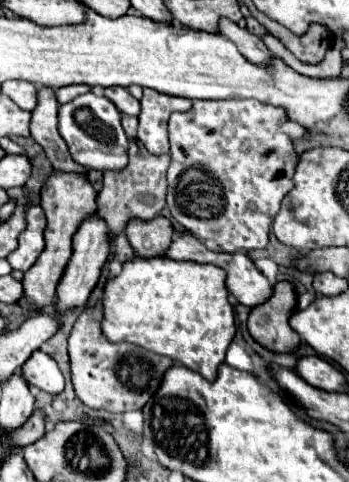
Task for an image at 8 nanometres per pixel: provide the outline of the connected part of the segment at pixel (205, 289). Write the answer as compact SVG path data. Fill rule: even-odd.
M165 256L155 258L131 258L123 262L119 274L107 278L103 288L103 336L109 342L137 344L149 352L169 356L173 362L201 374L213 382L217 366L225 360L225 350L235 336L235 314L227 302L225 272L213 264L197 264L191 260L171 260Z

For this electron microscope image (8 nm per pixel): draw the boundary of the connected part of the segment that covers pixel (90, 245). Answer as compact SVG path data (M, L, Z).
M91 214L83 220L83 224L79 226L79 230L73 236L73 256L57 284L57 300L55 300L55 312L57 314L65 314L77 306L85 306L87 298L91 294L91 290L95 288L101 268L105 264L105 260L109 258L111 246L109 246L109 228L105 224L105 220L101 220L101 216Z

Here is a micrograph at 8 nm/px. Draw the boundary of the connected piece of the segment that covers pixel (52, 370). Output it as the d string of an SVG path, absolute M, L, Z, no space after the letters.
M37 350L27 358L27 362L21 366L21 376L31 386L37 386L49 394L57 394L65 386L57 362L51 356L47 356L43 350Z

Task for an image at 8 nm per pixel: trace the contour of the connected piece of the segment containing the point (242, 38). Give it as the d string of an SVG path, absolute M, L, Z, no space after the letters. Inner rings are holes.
M221 18L219 20L219 34L223 34L225 38L229 38L247 60L251 60L251 62L255 62L259 66L269 64L271 52L263 44L263 40L257 38L257 36L253 36L251 32L239 28L235 22L231 22L227 18Z

